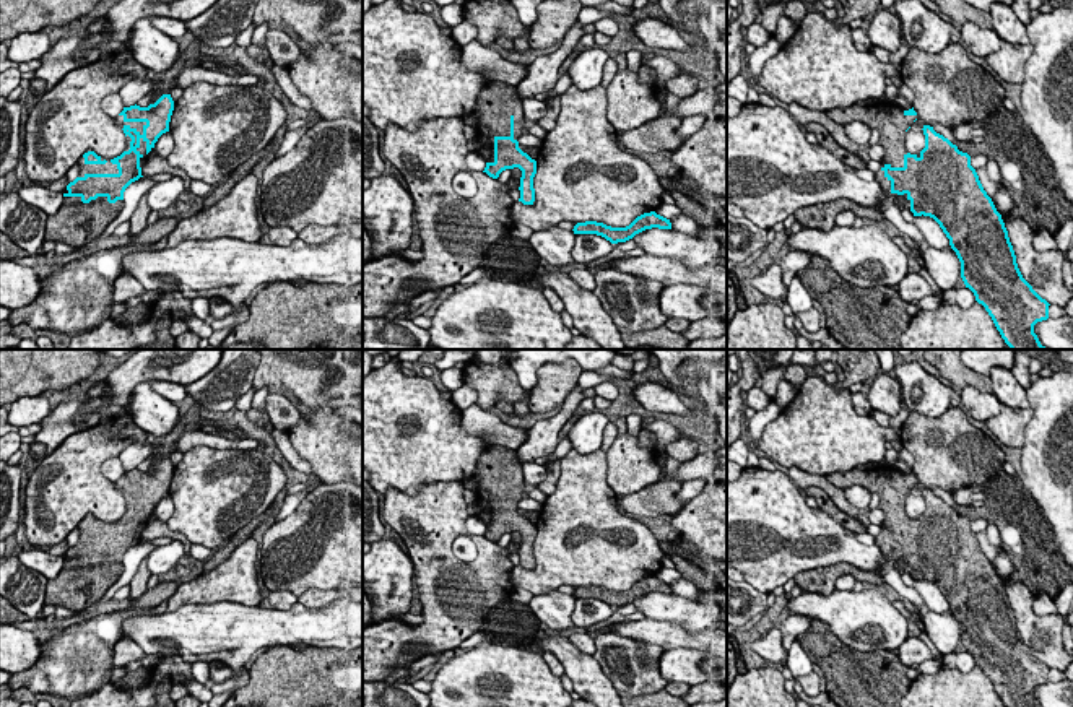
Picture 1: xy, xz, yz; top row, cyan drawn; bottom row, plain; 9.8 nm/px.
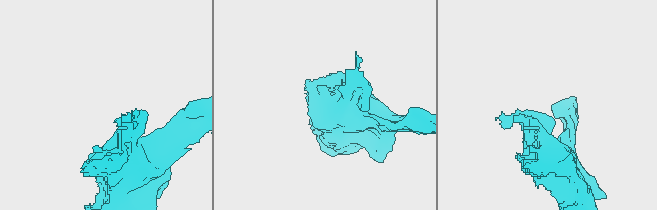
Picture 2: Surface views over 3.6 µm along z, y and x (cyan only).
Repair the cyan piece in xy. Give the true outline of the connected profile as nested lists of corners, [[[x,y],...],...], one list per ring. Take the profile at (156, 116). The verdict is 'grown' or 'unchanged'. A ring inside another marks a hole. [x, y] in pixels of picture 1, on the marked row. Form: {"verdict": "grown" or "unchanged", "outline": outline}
{"verdict": "grown", "outline": [[[163,94],[148,107],[124,107],[115,117],[127,137],[124,153],[111,159],[88,150],[80,158],[78,177],[63,190],[59,211],[47,216],[44,241],[85,247],[104,232],[124,208],[125,189],[143,177],[148,153],[169,132],[172,111],[171,94]]]}

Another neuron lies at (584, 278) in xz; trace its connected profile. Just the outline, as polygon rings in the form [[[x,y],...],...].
[[[582,268],[572,270],[569,271],[569,278],[587,291],[595,289],[595,276],[589,270],[582,270]]]

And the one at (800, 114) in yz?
[[[790,102],[788,104],[788,114],[800,125],[806,125],[806,124],[823,125],[842,148],[845,148],[850,153],[858,153],[858,145],[854,143],[845,135],[844,125],[836,124],[834,120],[831,120],[826,112],[811,111],[811,109],[806,109],[806,107],[797,104],[797,102]]]

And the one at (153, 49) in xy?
[[[146,18],[133,24],[127,46],[133,59],[156,75],[171,68],[180,54],[176,39],[156,29]]]

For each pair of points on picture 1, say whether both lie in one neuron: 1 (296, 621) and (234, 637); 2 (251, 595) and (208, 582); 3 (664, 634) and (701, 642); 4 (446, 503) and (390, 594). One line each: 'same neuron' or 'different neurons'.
1: same neuron
2: same neuron
3: same neuron
4: different neurons

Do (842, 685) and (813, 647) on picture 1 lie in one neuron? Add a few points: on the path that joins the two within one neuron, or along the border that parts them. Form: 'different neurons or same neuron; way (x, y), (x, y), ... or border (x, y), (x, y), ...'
same neuron; way (841, 675), (823, 657)

